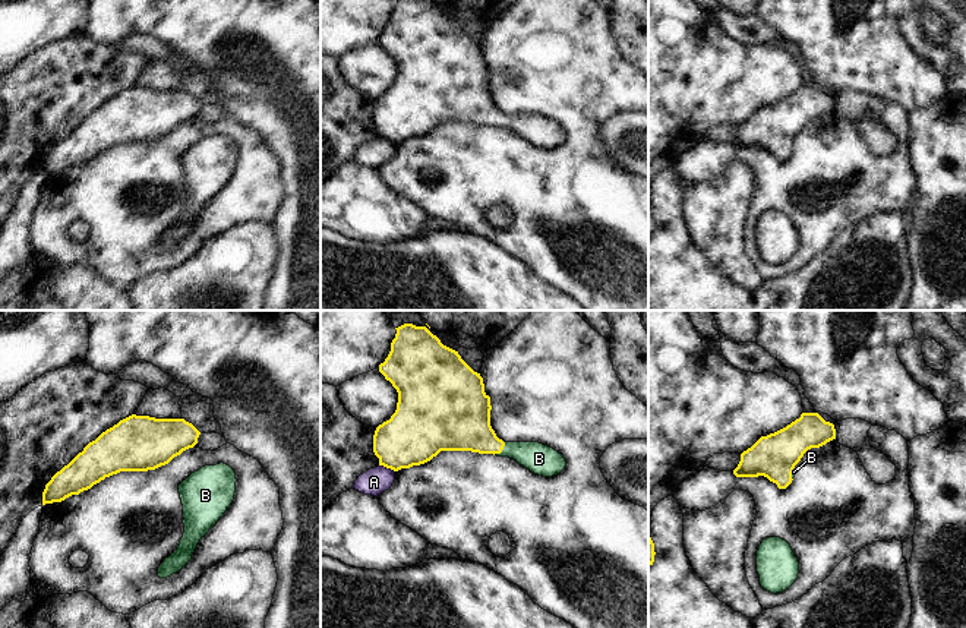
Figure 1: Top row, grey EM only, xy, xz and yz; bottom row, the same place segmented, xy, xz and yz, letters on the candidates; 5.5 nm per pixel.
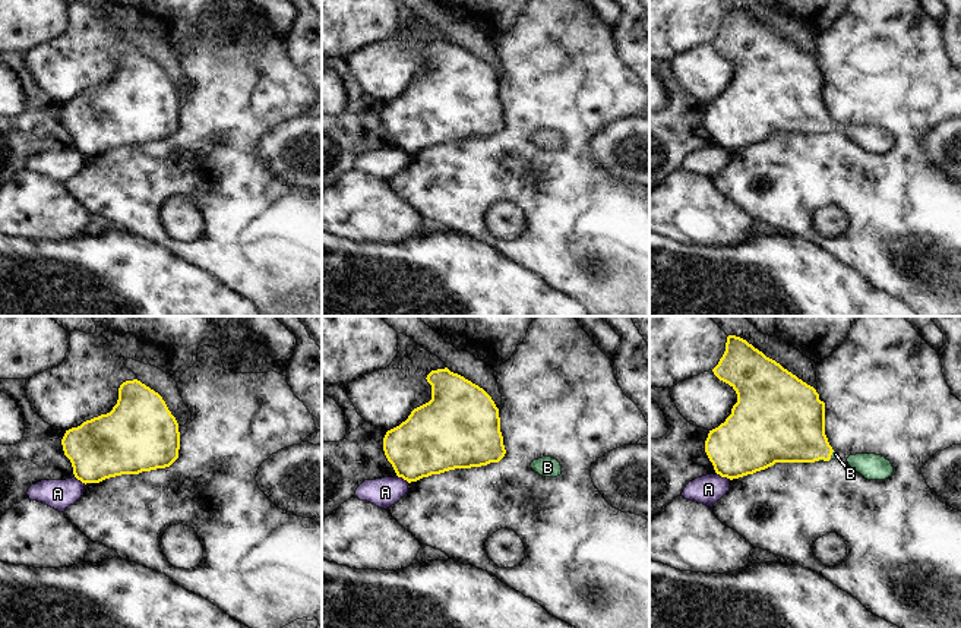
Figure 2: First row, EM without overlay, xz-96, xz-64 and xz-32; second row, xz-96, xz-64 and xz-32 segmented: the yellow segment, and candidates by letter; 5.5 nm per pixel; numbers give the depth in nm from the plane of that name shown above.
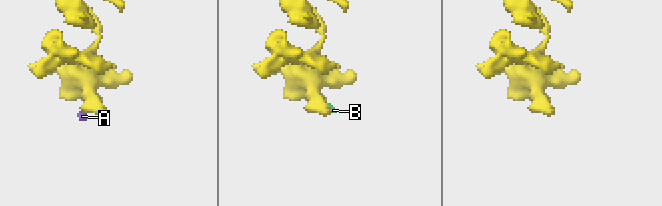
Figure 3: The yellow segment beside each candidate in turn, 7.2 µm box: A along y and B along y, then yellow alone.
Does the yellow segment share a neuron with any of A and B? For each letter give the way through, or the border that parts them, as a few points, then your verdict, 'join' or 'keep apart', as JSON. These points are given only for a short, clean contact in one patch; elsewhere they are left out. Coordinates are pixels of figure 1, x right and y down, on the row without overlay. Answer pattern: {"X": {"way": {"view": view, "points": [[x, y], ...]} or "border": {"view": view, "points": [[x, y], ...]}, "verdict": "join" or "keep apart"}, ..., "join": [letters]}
{"A": {"border": {"view": "xz", "points": [[379, 136], [394, 144]]}, "verdict": "keep apart"}, "B": {"way": {"view": "xz", "points": [[464, 95], [486, 114], [502, 120], [517, 122], [539, 131]]}, "verdict": "join"}, "join": ["B"]}

